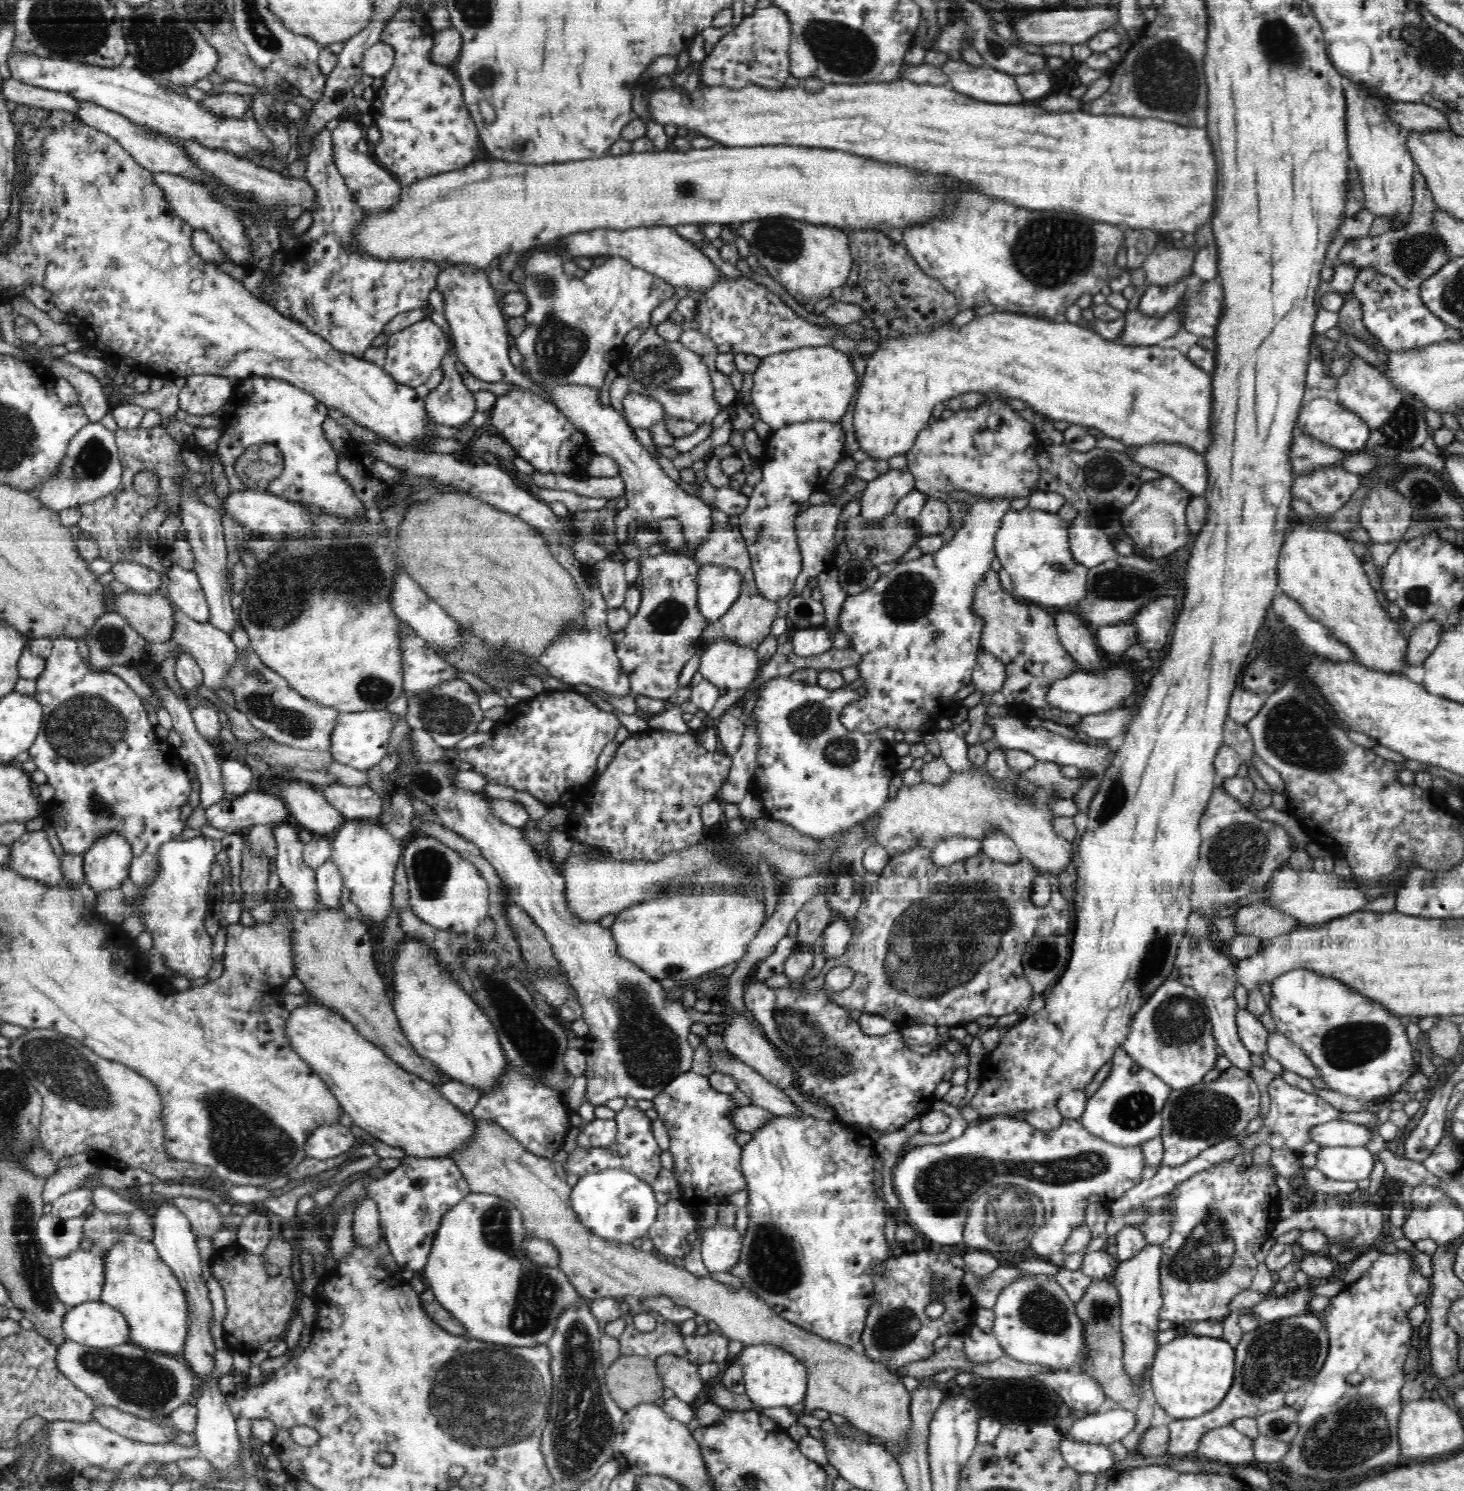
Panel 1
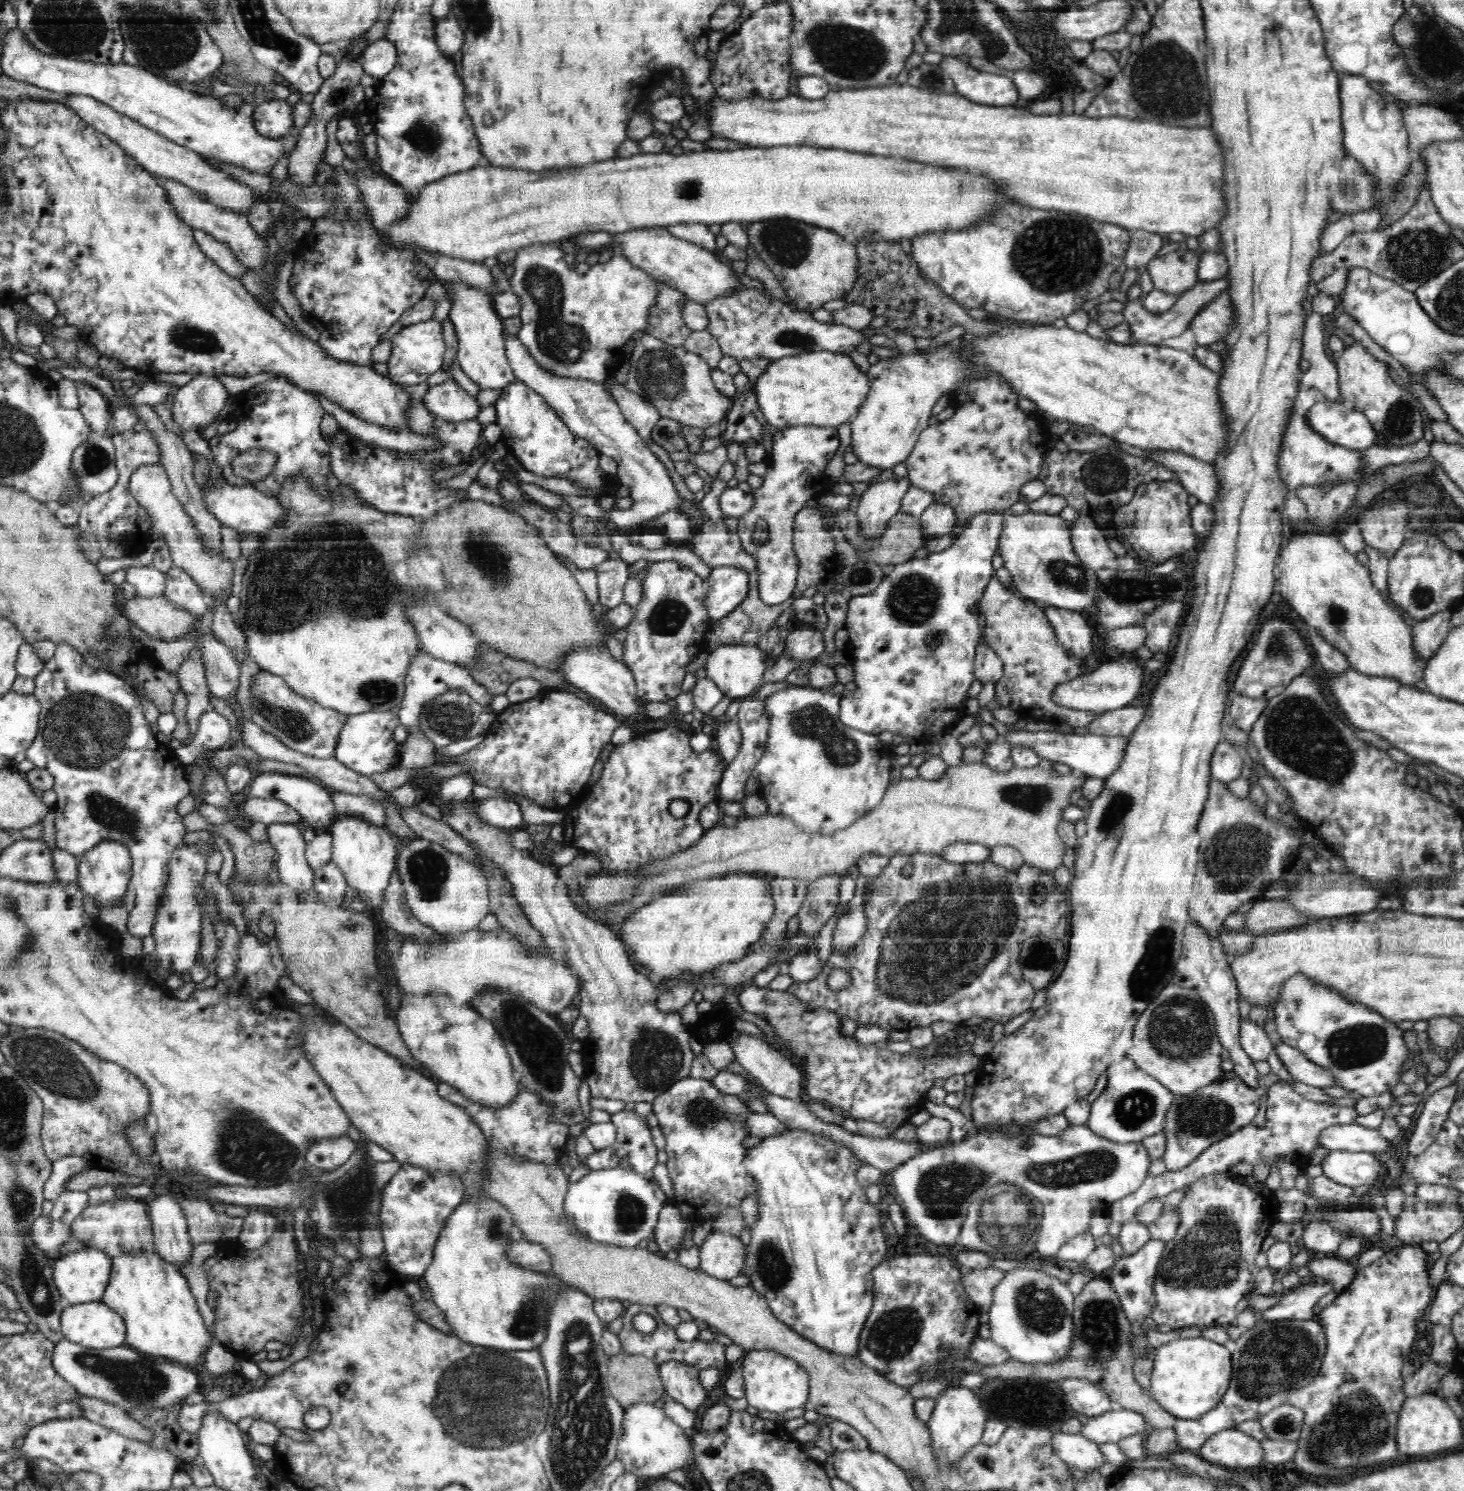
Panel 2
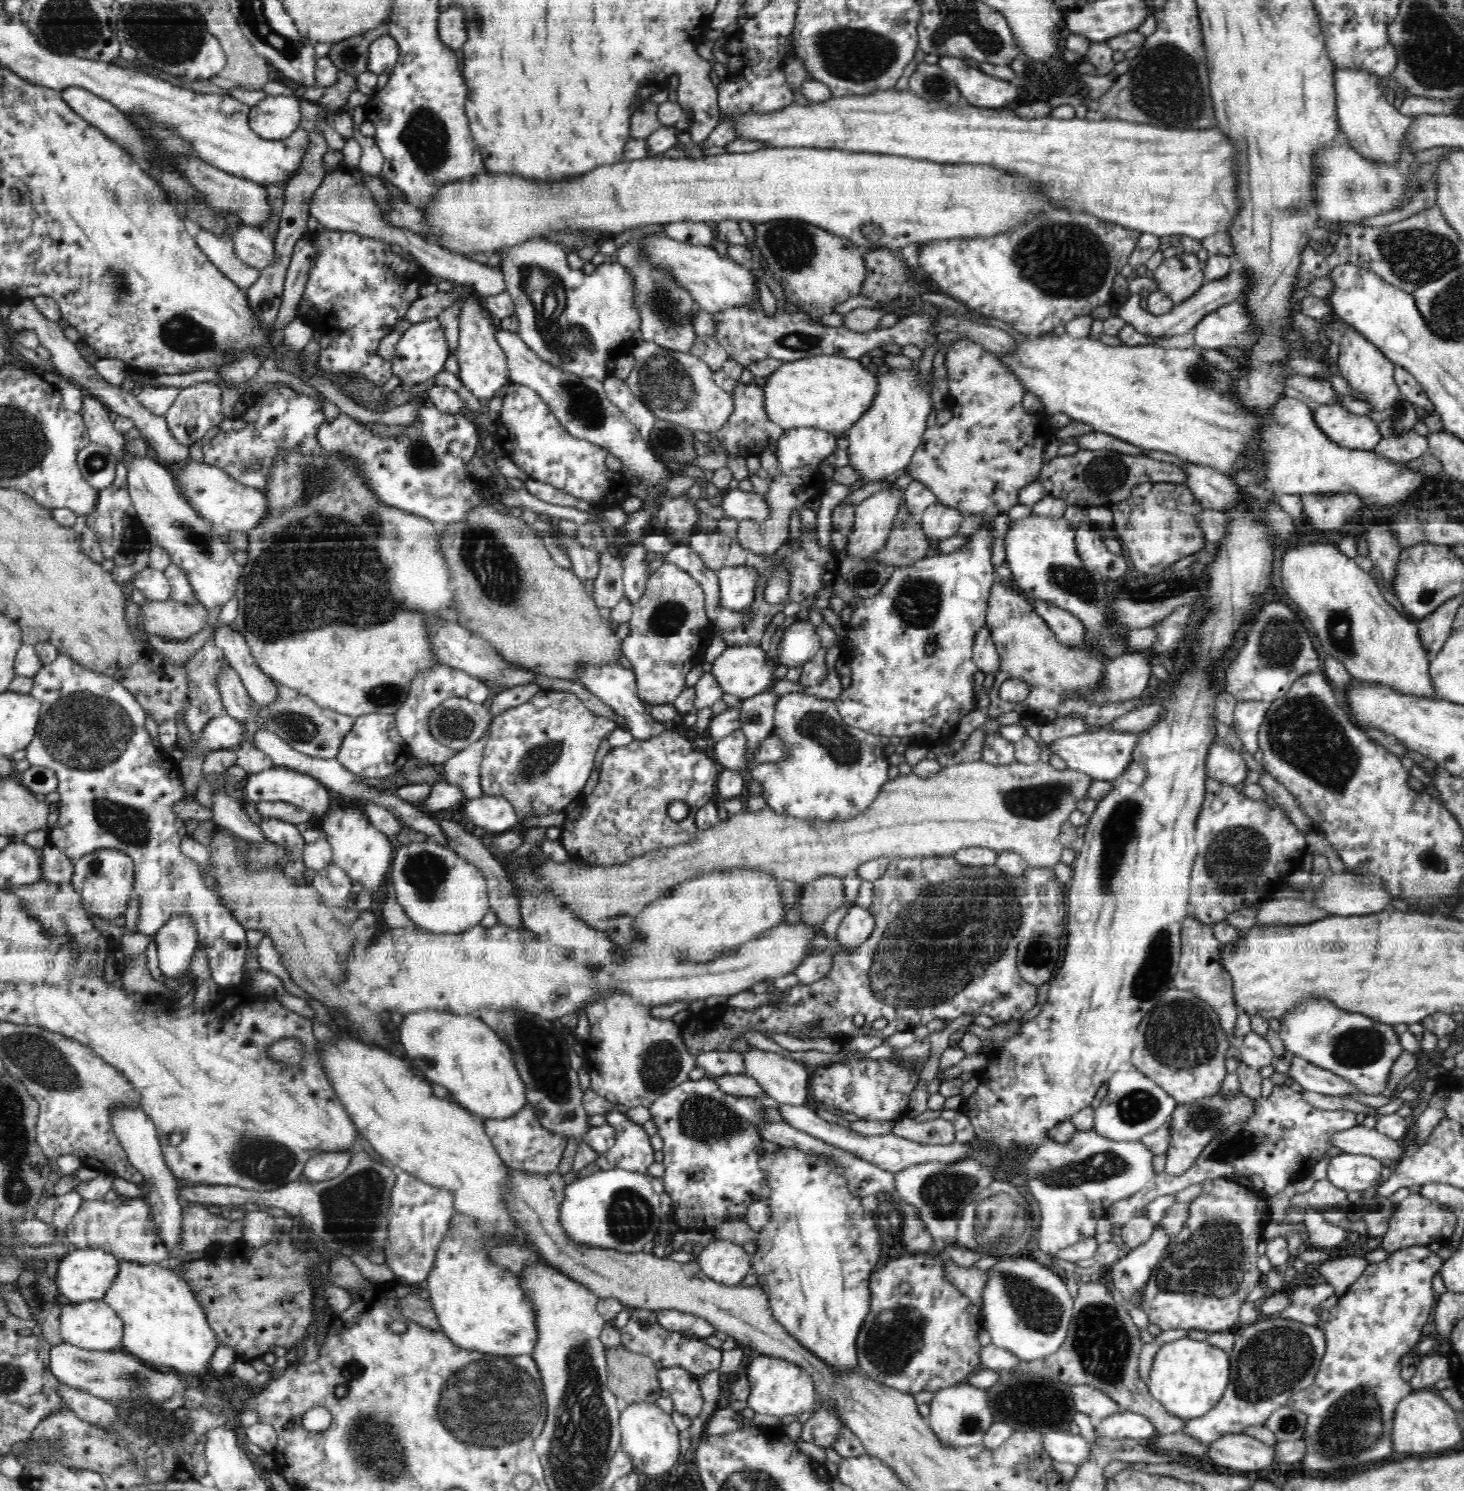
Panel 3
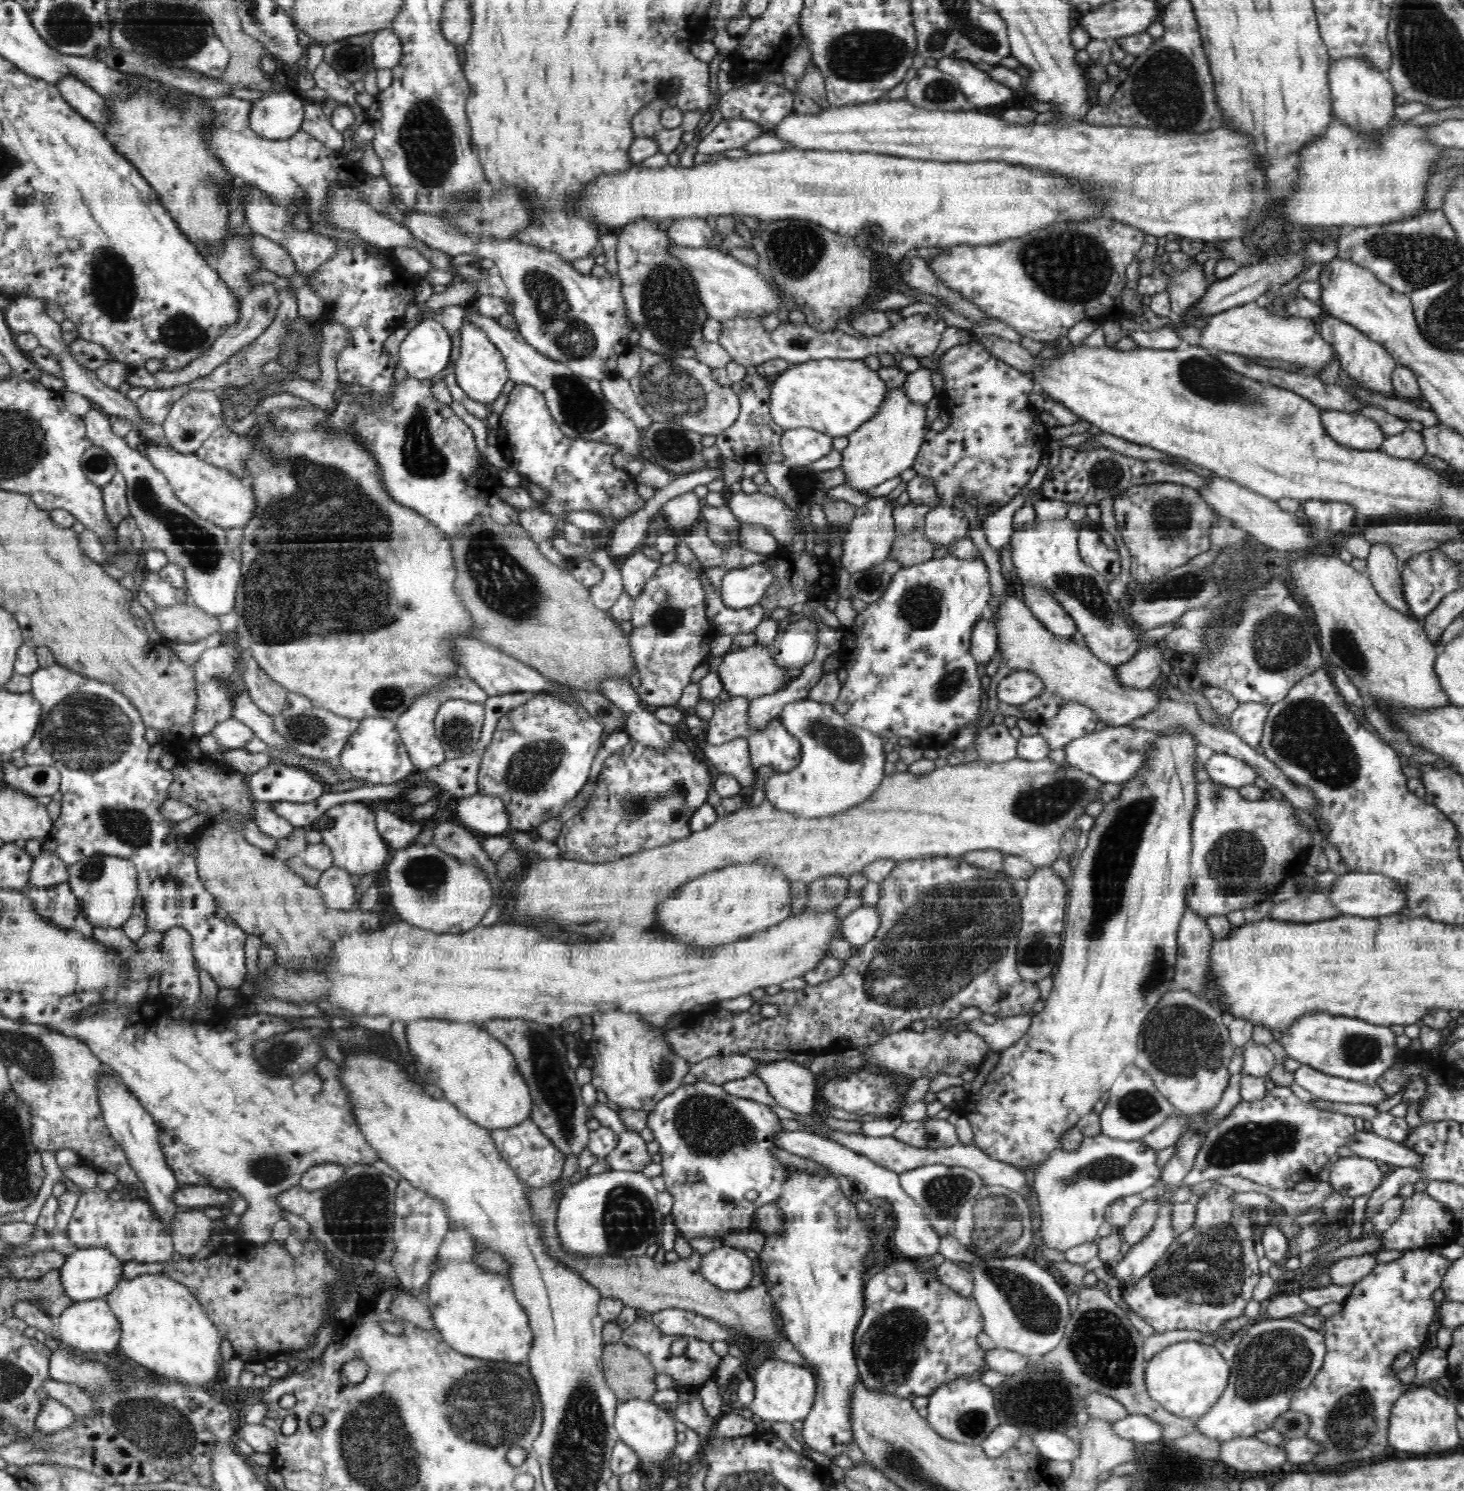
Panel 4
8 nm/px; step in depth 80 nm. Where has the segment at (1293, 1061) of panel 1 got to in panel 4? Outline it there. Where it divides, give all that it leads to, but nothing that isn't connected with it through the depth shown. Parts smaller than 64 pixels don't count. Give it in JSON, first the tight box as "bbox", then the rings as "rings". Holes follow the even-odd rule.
{"bbox":[1294,1064,1386,1106],"rings":[[[1307,1064],[1294,1072],[1294,1082],[1311,1092],[1316,1098],[1330,1102],[1347,1102],[1348,1104],[1367,1104],[1376,1106],[1386,1100],[1383,1088],[1376,1085],[1359,1083],[1336,1076],[1324,1074]]]}

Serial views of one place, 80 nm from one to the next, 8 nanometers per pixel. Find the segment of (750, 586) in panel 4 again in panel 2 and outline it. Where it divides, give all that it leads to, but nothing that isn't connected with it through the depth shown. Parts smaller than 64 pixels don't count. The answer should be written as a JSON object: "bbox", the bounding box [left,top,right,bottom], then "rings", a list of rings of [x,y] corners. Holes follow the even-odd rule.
{"bbox":[703,567,748,621],"rings":[[[716,567],[711,568],[706,578],[706,596],[703,606],[712,621],[720,620],[730,614],[746,600],[748,593],[748,573],[742,568]]]}

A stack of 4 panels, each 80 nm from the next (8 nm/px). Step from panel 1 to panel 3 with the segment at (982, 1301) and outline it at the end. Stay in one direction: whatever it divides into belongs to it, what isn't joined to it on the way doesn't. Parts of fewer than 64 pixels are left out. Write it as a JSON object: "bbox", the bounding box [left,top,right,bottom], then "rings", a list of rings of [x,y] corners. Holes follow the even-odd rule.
{"bbox":[944,1259,987,1304],"rings":[[[952,1259],[944,1261],[944,1280],[963,1292],[974,1304],[982,1304],[981,1294],[987,1285],[987,1274],[978,1267],[963,1267]]]}

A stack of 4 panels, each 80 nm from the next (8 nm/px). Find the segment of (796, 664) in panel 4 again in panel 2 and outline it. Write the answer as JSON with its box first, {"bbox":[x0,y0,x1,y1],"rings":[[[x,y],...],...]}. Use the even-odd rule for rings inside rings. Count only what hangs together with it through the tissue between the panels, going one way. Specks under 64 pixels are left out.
{"bbox":[785,625,825,660],"rings":[[[796,625],[785,641],[785,654],[792,660],[816,659],[825,652],[825,638],[808,625]]]}

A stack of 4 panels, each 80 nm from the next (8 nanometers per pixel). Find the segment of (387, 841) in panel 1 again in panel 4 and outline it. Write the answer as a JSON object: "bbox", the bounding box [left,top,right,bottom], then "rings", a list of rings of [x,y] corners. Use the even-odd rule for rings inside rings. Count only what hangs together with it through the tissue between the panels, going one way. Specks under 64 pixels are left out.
{"bbox":[313,802,392,878],"rings":[[[341,802],[317,819],[313,828],[320,832],[321,842],[332,850],[334,865],[344,868],[349,874],[358,874],[358,878],[362,874],[378,872],[378,868],[382,868],[382,864],[392,856],[388,843],[378,833],[376,817],[369,804]]]}

